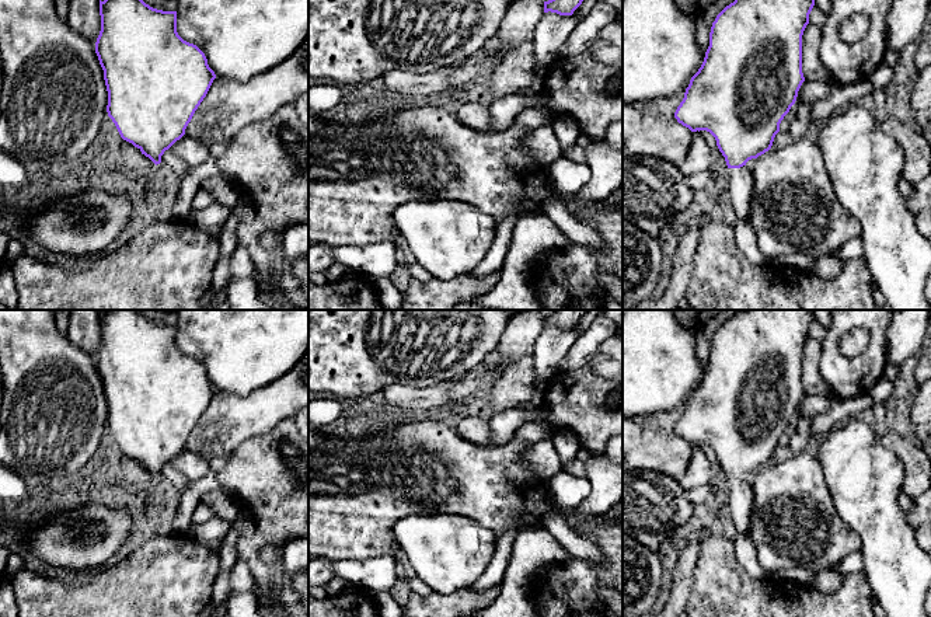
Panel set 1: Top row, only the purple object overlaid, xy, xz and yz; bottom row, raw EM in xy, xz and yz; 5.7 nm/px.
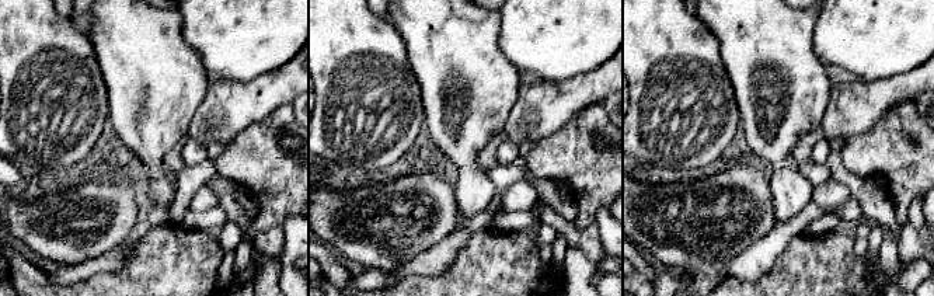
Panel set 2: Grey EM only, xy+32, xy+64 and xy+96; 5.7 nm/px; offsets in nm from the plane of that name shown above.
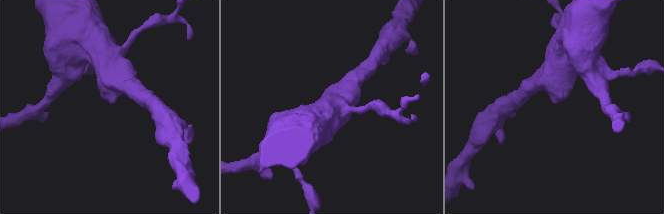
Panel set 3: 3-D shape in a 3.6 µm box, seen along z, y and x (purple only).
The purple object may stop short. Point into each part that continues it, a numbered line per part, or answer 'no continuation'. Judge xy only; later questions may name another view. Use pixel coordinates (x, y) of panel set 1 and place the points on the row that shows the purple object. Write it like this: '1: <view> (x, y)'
no continuation

